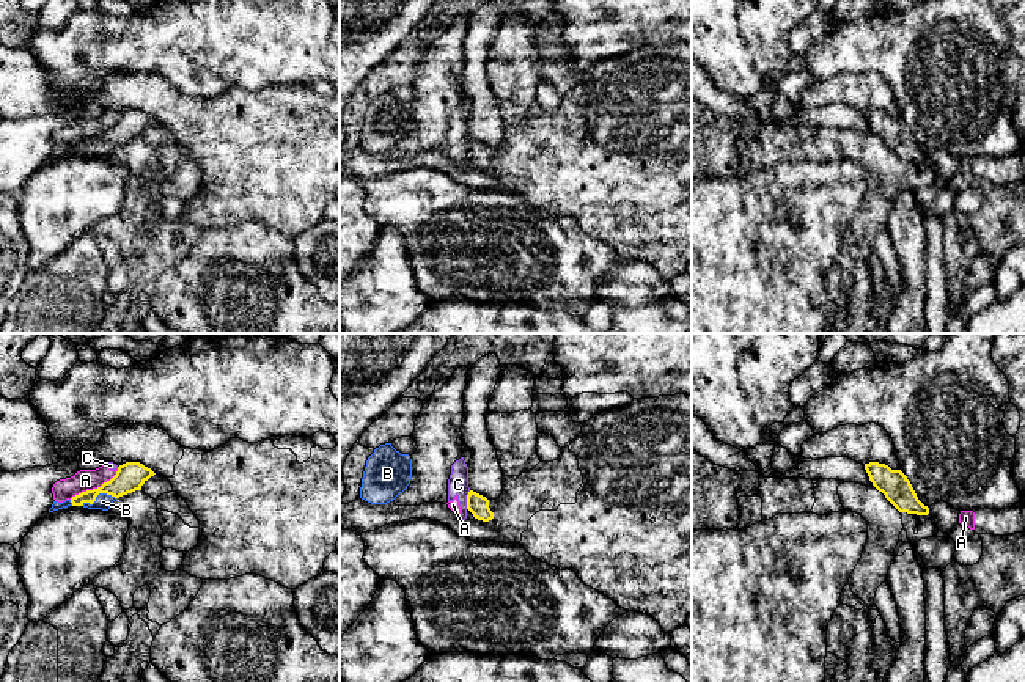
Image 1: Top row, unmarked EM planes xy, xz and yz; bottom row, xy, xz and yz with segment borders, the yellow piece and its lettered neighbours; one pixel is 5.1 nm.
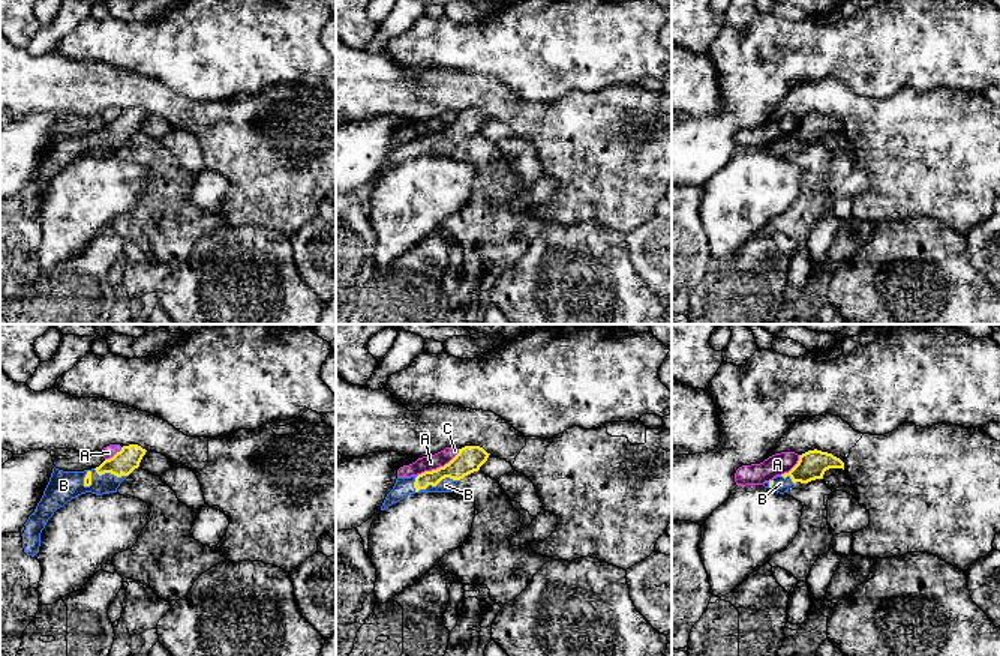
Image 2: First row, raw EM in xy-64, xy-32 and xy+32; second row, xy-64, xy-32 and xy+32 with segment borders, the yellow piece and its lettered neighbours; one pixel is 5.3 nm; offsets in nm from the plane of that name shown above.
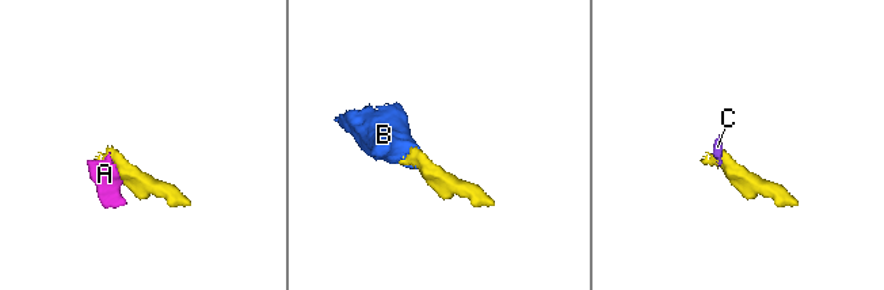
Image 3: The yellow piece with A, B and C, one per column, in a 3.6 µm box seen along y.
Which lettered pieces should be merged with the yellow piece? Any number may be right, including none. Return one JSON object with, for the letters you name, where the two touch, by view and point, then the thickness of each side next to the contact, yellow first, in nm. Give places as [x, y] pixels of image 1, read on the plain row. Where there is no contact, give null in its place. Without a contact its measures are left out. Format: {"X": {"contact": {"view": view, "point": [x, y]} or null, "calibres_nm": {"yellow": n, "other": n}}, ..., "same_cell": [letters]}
{"B": {"contact": {"view": "xy", "point": [98, 142]}, "calibres_nm": {"yellow": 150, "other": 80}}, "same_cell": ["B"]}

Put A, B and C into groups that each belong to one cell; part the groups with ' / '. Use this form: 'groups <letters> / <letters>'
groups A C / B

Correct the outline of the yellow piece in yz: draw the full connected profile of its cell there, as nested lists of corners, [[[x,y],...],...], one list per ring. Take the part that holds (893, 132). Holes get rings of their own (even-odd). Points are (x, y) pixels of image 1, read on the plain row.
[[[869,110],[865,118],[873,134],[885,143],[885,146],[899,159],[917,163],[928,163],[929,156],[924,154],[910,129],[901,118],[891,118],[885,112]]]

